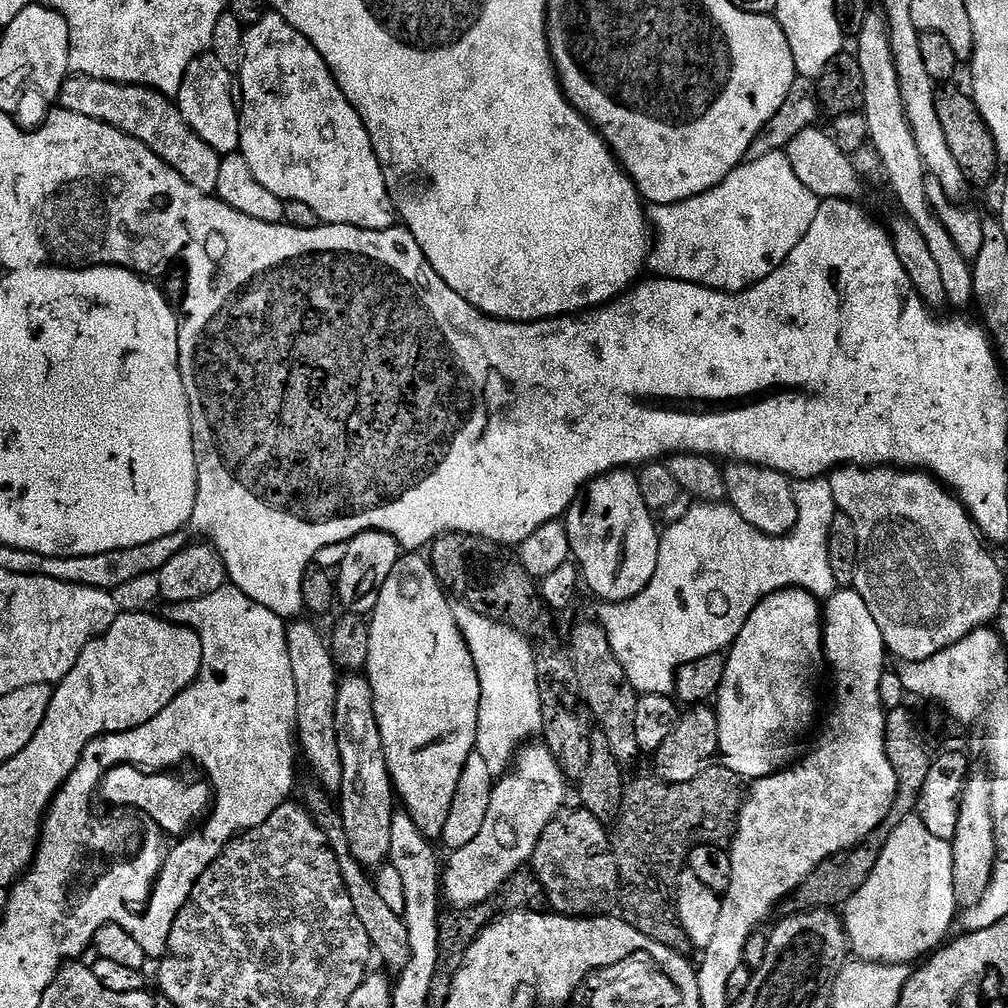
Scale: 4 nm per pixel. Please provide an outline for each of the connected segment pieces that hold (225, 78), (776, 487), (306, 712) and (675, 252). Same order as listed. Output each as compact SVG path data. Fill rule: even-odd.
M205 54L190 62L186 78L182 78L182 90L174 99L184 121L206 146L213 148L221 158L239 153L240 109L234 95L234 76L216 56Z
M732 462L724 468L728 500L739 516L767 536L787 536L796 531L798 506L793 481L782 472L775 472L757 464Z
M304 618L287 625L290 662L294 666L294 680L297 683L298 742L302 752L308 755L325 789L339 789L343 776L343 754L340 749L340 731L336 728L336 699L338 698L338 665L332 659L332 649L326 636L323 636Z
M783 151L771 152L757 160L749 159L741 164L739 168L735 168L717 188L711 188L709 192L704 192L700 196L683 200L677 204L666 204L651 209L650 220L654 225L654 247L648 257L647 267L649 269L653 268L656 271L653 273L665 280L681 280L682 282L697 284L703 288L713 288L719 292L734 292L737 294L746 292L758 282L770 278L782 267L788 255L794 250L794 246L798 246L798 242L802 242L807 236L810 226L816 221L817 214L820 213L820 206L821 201L813 196L809 188L802 184L798 174L794 172L794 166L790 164L787 155Z

